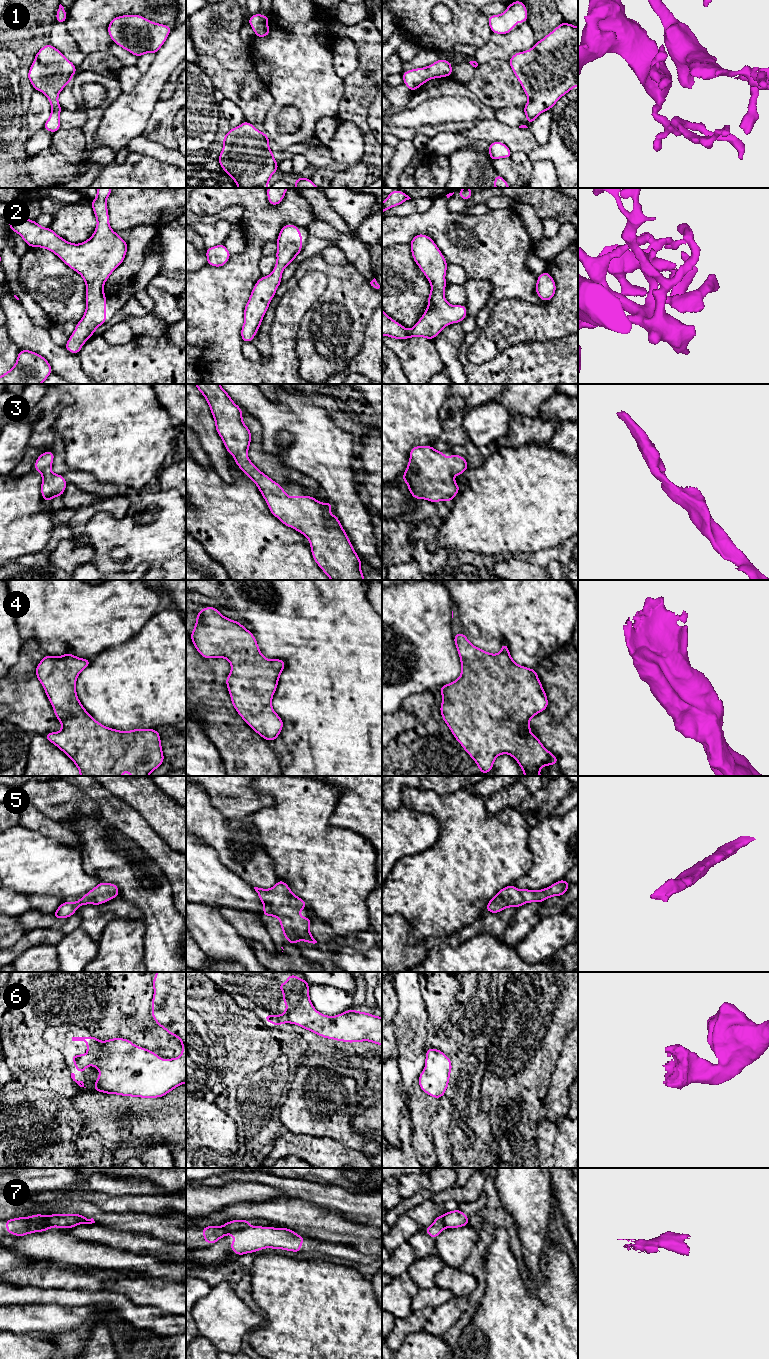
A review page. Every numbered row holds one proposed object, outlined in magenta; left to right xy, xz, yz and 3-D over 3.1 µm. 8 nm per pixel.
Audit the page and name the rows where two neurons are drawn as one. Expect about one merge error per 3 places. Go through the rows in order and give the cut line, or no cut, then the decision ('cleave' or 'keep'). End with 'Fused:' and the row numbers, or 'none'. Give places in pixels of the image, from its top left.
1: no cut; keep
2: no cut; keep
3: no cut; keep
4: no cut; keep
5: no cut; keep
6: no cut; keep
7: cut in xz along (249, 1226), (227, 1233); cleave
Fused: 7

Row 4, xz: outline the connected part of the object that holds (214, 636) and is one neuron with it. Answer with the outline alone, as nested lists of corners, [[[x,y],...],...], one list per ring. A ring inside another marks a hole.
[[[202,608],[196,616],[196,624],[190,633],[199,654],[208,658],[225,658],[231,664],[231,672],[226,677],[226,685],[232,705],[241,718],[267,741],[276,740],[284,722],[272,708],[272,698],[279,677],[285,667],[282,659],[266,659],[254,635],[238,621],[224,617],[216,608]]]

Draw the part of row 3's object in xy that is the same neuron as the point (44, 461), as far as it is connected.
[[[46,451],[35,461],[34,470],[42,474],[41,494],[46,502],[57,496],[62,496],[67,486],[67,482],[62,475],[51,472],[54,457],[53,452]]]

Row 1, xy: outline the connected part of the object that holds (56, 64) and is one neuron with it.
[[[49,43],[35,55],[27,78],[35,90],[45,94],[51,104],[51,115],[43,129],[55,133],[61,128],[59,116],[62,107],[58,96],[76,72],[76,66]]]

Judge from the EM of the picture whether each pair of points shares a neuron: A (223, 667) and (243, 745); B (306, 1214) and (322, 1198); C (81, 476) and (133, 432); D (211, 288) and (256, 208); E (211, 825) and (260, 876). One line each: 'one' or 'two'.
A: one
B: two
C: two
D: one
E: one

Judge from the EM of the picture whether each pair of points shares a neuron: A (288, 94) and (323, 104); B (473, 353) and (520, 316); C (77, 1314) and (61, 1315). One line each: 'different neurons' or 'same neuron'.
A: same neuron
B: same neuron
C: same neuron

